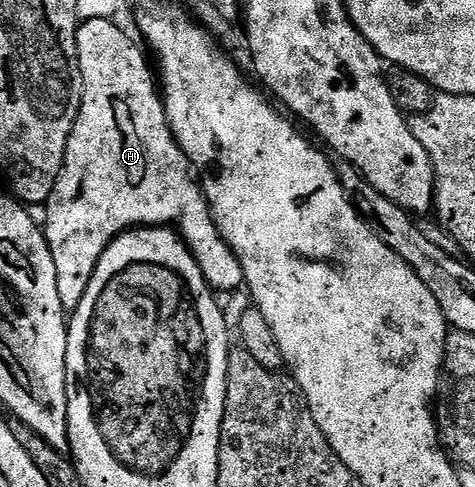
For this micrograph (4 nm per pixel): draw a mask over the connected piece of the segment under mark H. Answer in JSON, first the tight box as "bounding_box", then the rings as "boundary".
{"bounding_box":[42,19,245,312],"boundary":[[[109,19],[84,20],[76,31],[84,95],[80,115],[66,148],[64,167],[46,203],[48,223],[45,221],[42,226],[54,256],[58,294],[64,309],[71,312],[78,308],[94,276],[94,268],[98,268],[98,260],[108,245],[124,231],[141,226],[175,227],[190,248],[198,268],[202,268],[202,276],[213,291],[236,290],[239,286],[241,289],[245,285],[242,264],[238,264],[238,256],[234,256],[218,232],[212,210],[208,206],[208,197],[194,173],[193,164],[182,153],[172,134],[164,111],[163,97],[158,93],[153,67],[152,70],[148,67],[143,52],[132,43],[131,36],[119,30],[116,24]]]}

